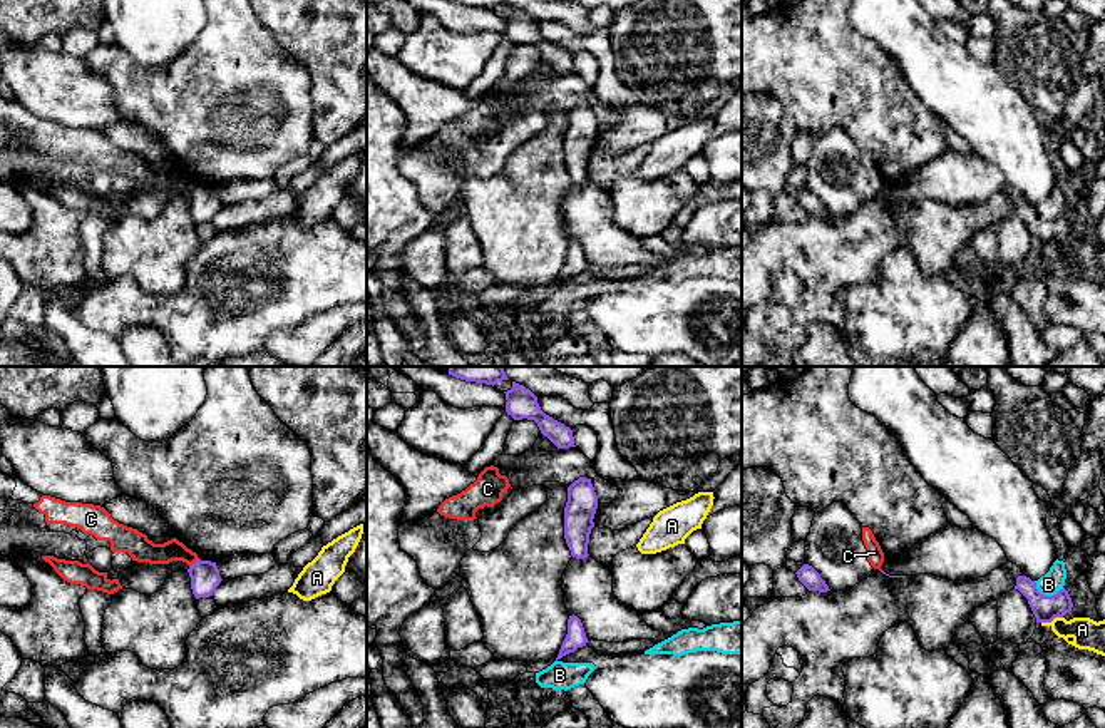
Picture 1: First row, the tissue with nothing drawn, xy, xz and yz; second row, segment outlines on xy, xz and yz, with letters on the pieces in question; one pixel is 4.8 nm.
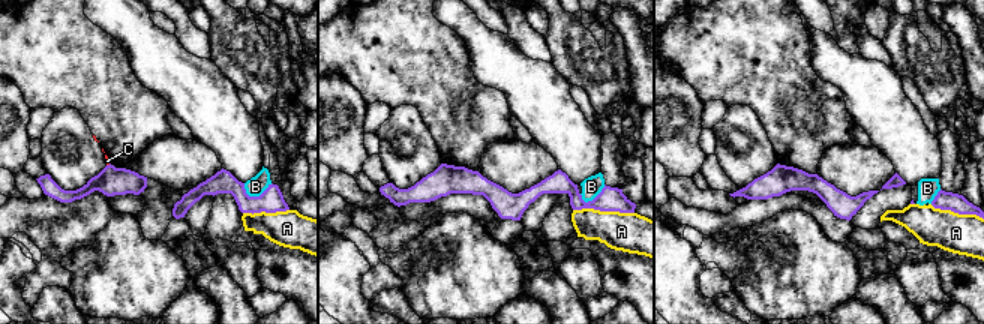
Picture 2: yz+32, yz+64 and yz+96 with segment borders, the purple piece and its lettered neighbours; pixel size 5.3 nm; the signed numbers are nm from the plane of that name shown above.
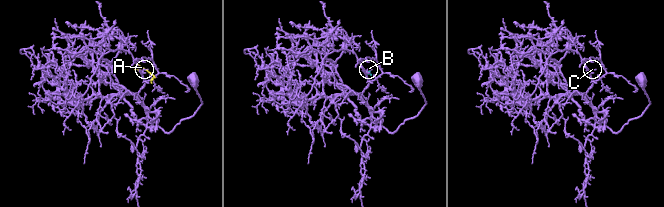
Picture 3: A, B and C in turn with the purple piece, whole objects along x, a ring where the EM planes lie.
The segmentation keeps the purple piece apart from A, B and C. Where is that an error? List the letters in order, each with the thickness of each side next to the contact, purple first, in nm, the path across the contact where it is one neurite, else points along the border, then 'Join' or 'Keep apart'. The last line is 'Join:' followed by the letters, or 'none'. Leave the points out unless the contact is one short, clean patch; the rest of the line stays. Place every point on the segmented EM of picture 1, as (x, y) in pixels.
A: Thickness 130 nm (purple) against 140 nm. Boundary: yz (1062, 616), (1042, 623). Keep apart
B: Thickness 130 nm (purple) against 110 nm. Boundary: yz (1033, 581), (1045, 594), (1055, 594), (1063, 588). Keep apart
C: Thickness 140 nm (purple) against 110 nm. Boundary: xy (200, 559), (190, 566). Keep apart
Join: none

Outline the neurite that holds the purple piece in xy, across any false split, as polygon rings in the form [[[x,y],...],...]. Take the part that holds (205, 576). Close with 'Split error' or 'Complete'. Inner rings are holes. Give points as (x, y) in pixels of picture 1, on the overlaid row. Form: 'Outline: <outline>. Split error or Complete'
Outline: [[[196,561],[188,569],[191,577],[191,589],[196,599],[209,597],[223,581],[216,562],[211,561]]]. Complete

